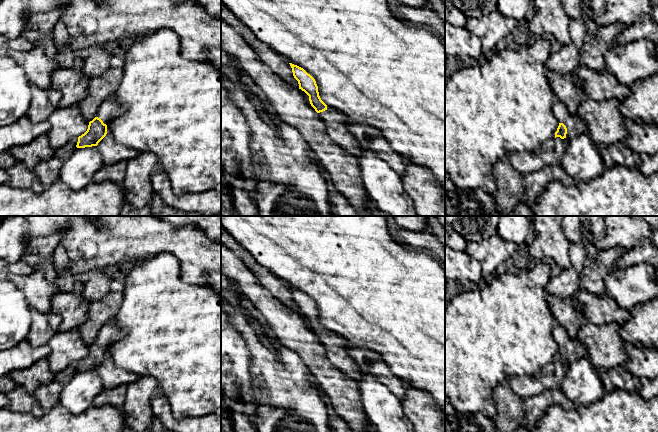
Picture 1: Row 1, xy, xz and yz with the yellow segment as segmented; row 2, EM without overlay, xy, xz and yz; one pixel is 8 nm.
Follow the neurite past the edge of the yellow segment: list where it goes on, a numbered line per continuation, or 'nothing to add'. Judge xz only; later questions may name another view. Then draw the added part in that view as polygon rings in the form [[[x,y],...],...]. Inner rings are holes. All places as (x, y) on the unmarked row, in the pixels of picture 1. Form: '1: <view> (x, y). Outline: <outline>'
1: xz (334, 344). Outline: [[[327,330],[325,335],[317,338],[323,345],[328,360],[335,368],[357,381],[362,378],[357,361],[348,353],[346,348],[347,340],[345,338],[331,330]]]

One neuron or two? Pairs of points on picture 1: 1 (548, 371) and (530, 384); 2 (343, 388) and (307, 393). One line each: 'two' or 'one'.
1: one
2: two

